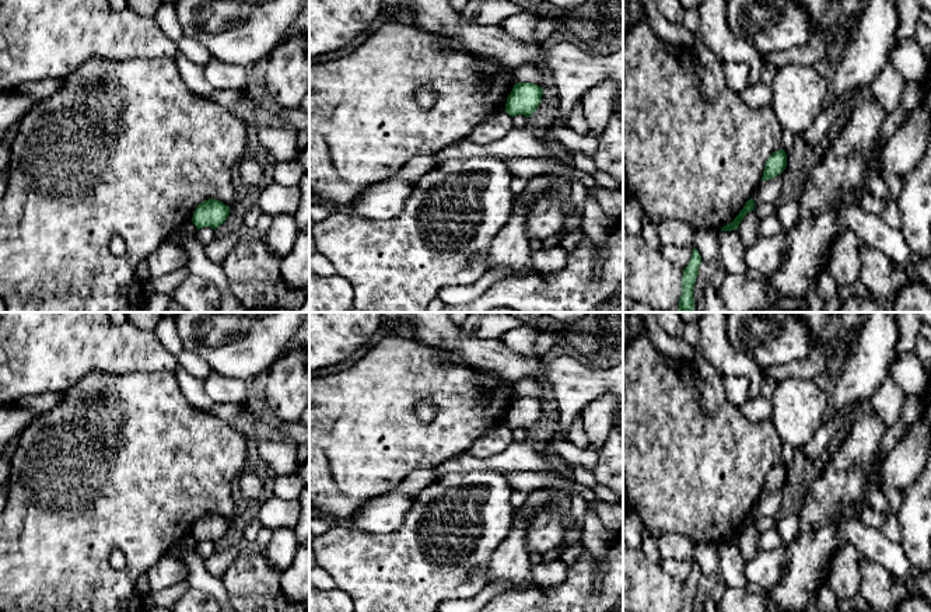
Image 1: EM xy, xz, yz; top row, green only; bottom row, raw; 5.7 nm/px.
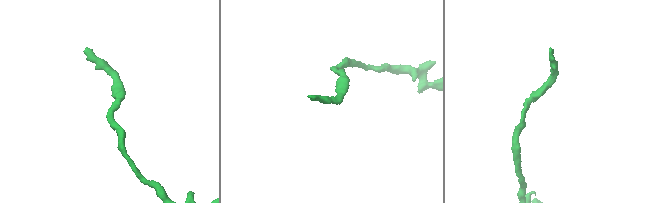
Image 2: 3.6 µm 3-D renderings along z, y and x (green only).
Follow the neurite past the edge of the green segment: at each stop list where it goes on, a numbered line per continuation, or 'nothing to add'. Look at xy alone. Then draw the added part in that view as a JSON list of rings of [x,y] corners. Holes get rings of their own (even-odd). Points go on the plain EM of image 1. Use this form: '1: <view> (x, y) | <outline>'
nothing to add

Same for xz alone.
nothing to add

